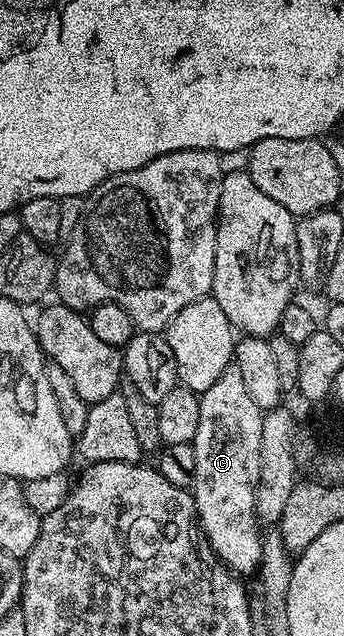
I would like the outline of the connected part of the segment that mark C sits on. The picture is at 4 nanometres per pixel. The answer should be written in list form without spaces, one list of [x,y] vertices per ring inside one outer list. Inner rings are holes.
[[[230,365],[223,377],[219,377],[211,389],[200,392],[200,396],[199,429],[195,429],[192,442],[195,449],[195,477],[191,494],[197,506],[197,519],[217,558],[238,576],[252,576],[261,565],[263,540],[263,527],[255,509],[255,489],[259,485],[259,461],[263,445],[263,413],[247,394],[243,377],[235,365]]]

